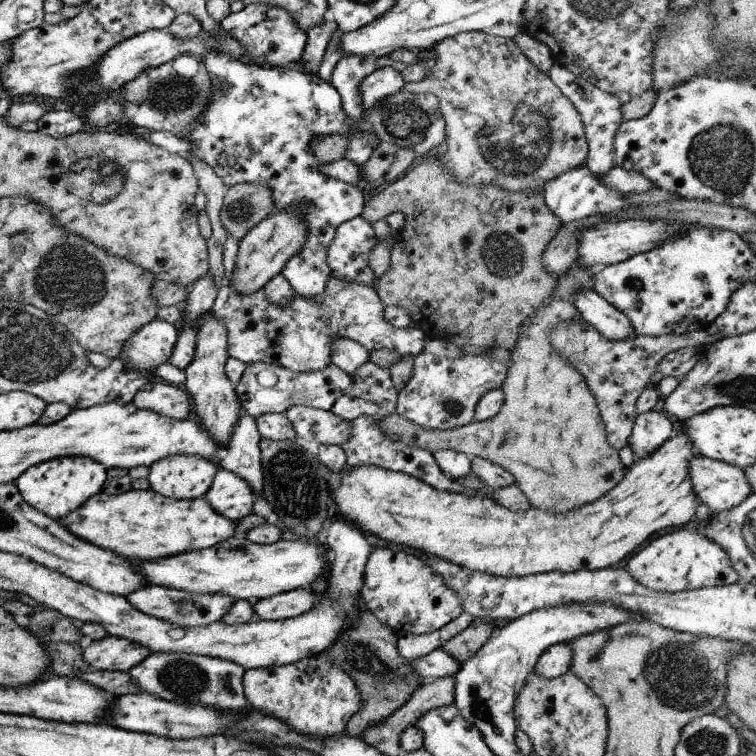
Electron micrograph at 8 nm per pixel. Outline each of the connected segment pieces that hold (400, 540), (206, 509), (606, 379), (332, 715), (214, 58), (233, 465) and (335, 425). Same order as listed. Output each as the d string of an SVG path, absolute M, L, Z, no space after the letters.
M678 432L651 455L635 462L614 486L614 490L610 490L596 502L586 504L578 510L570 510L566 514L554 514L538 508L512 512L493 498L486 497L484 489L478 490L475 495L438 490L423 480L376 465L348 467L347 464L338 472L338 484L331 488L334 496L332 502L337 517L354 523L370 539L374 538L377 544L408 548L417 553L421 551L430 557L438 557L495 577L526 577L552 571L571 573L582 569L593 571L618 564L618 560L624 560L628 554L638 551L654 534L666 528L686 526L690 520L695 519L699 500L689 477L689 462L695 456L696 452L687 434Z
M130 489L122 494L109 495L103 490L91 496L83 505L66 515L62 524L79 539L97 547L111 550L130 561L153 561L169 556L210 548L235 534L237 522L218 514L210 503L200 497L194 500L168 498L154 489Z
M586 321L557 324L550 336L551 345L586 379L587 385L597 400L600 416L605 424L608 442L619 452L629 442L637 417L636 400L645 388L651 387L650 376L657 372L658 363L668 353L684 347L703 347L712 344L721 335L709 335L706 331L686 334L669 334L666 337L640 335L628 341L611 341L604 338Z
M328 651L284 666L245 670L243 691L251 708L282 719L291 729L319 739L344 735L348 720L362 710L362 692L354 679L335 665Z
M210 51L202 59L211 81L209 104L183 138L194 144L191 154L211 166L227 188L238 183L267 186L271 190L274 212L294 209L297 205L306 207L303 214L303 221L307 225L305 243L301 251L286 262L281 273L295 290L296 296L307 299L319 297L331 277L327 261L330 241L343 222L360 217L365 202L361 187L346 184L318 169L322 163L311 149L312 141L326 135L369 135L369 142L376 148L382 140L375 133L374 125L364 116L355 121L346 114L342 108L340 93L332 83L319 76L303 73L297 64L288 69L279 66L260 67L254 63L242 62L238 57L224 51Z
M242 409L235 424L230 448L222 453L222 458L217 465L246 480L252 487L256 500L263 498L264 488L264 473L259 447L261 439L255 418Z
M294 405L286 415L293 430L306 442L341 445L351 437L351 422L343 421L332 411Z

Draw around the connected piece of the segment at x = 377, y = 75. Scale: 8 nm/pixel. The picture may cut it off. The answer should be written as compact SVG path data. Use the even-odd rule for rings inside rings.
M381 67L372 74L366 75L359 86L361 107L364 111L373 109L391 94L403 90L405 80L401 72L392 67Z

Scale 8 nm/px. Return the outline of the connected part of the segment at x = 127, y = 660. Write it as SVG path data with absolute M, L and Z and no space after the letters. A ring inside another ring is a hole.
M107 635L99 641L87 641L83 659L94 669L126 671L135 667L153 652L136 641Z

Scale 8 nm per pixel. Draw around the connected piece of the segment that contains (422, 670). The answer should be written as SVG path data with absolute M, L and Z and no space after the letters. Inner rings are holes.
M444 649L433 650L430 654L412 662L412 664L425 682L433 682L444 677L454 677L462 666Z

